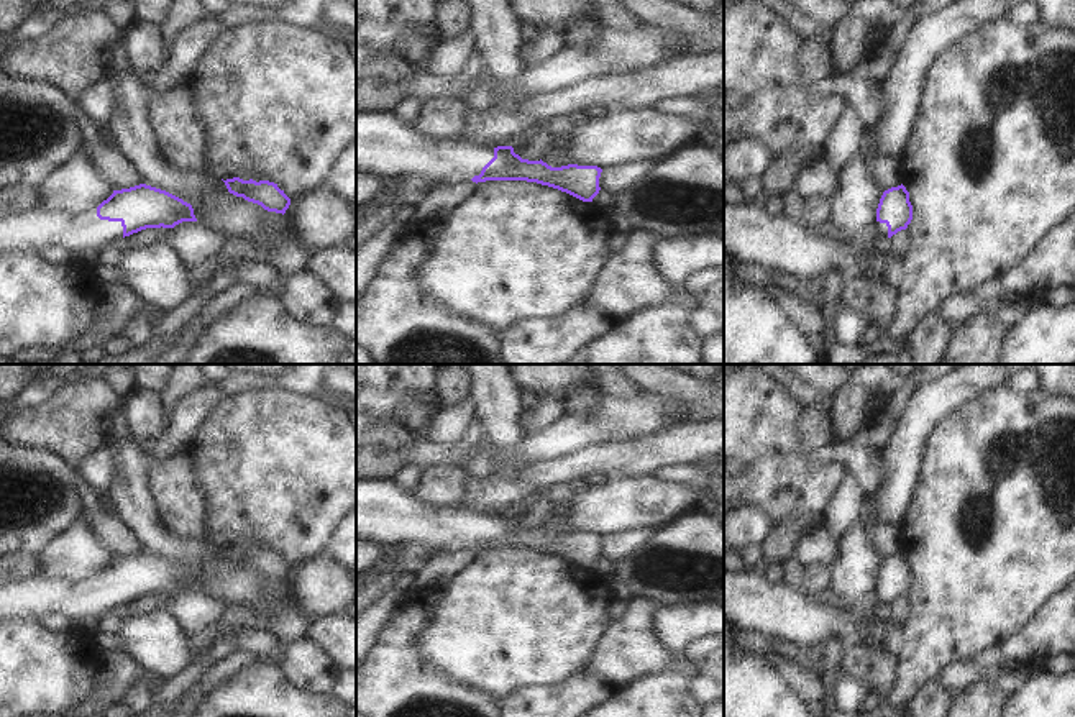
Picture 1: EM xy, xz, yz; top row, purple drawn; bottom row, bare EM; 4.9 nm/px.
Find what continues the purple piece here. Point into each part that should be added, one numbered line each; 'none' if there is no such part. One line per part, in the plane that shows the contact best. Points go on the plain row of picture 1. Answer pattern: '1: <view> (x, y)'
1: xy (32, 598)

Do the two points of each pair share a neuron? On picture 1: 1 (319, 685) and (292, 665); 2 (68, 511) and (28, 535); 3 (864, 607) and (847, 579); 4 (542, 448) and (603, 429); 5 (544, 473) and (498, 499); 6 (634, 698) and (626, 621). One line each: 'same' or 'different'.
1: same
2: same
3: different
4: same
5: same
6: different

